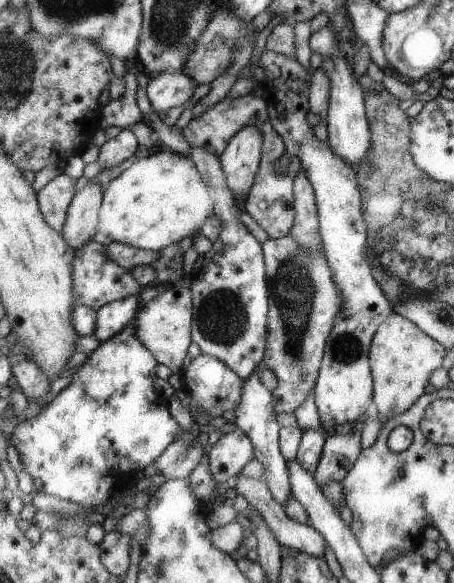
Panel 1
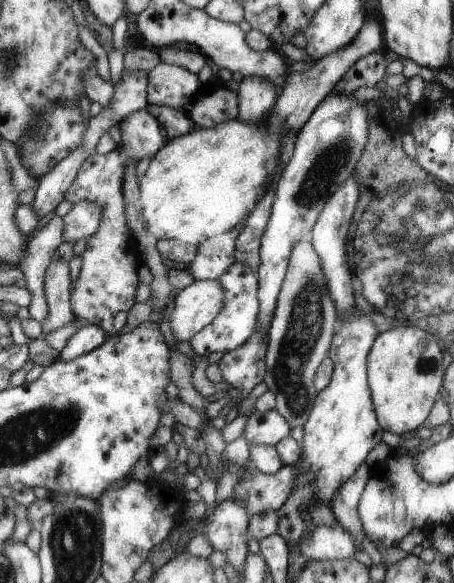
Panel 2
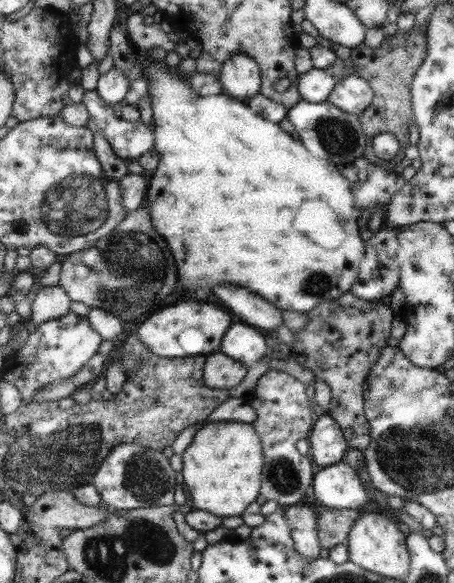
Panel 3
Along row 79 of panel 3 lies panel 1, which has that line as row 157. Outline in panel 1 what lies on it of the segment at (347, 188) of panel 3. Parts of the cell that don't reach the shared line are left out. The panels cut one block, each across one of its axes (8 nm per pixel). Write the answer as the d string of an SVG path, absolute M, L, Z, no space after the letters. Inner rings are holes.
M166 147L156 148L148 156L136 160L130 168L106 185L99 210L98 232L117 243L126 243L136 248L166 249L183 238L192 239L195 232L204 229L205 222L216 212L214 197L190 156Z

